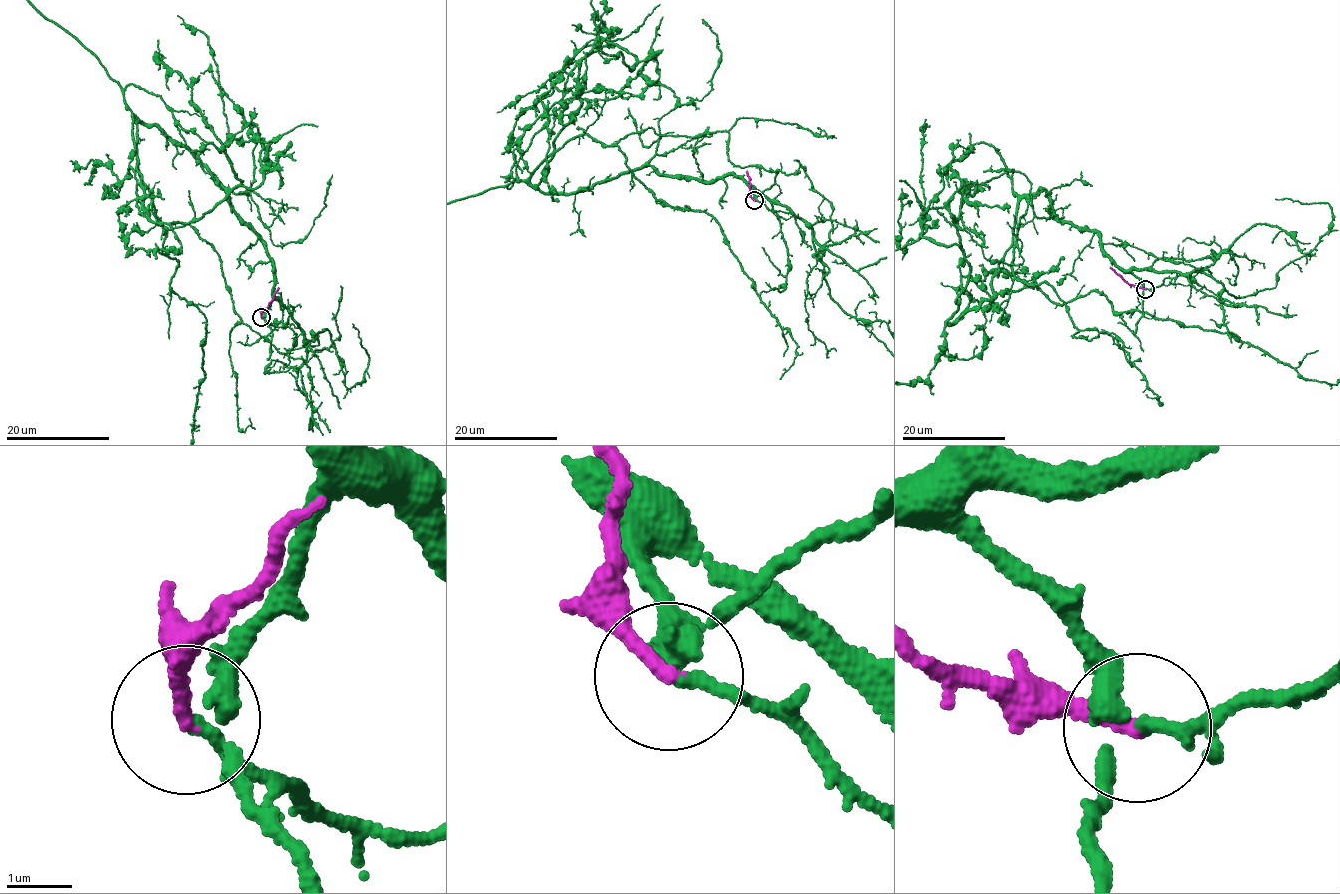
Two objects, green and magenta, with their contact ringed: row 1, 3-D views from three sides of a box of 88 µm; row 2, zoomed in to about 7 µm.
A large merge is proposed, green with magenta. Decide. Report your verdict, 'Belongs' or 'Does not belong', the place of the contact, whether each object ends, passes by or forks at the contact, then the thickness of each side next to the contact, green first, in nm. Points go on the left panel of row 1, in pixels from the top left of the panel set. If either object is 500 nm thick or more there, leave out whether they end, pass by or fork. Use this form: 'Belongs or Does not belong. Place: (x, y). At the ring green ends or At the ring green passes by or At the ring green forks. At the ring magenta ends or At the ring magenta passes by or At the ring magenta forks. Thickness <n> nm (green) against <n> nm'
Belongs. Place: (261, 317). At the ring green forks. At the ring magenta ends. Thickness 160 nm (green) against 240 nm

